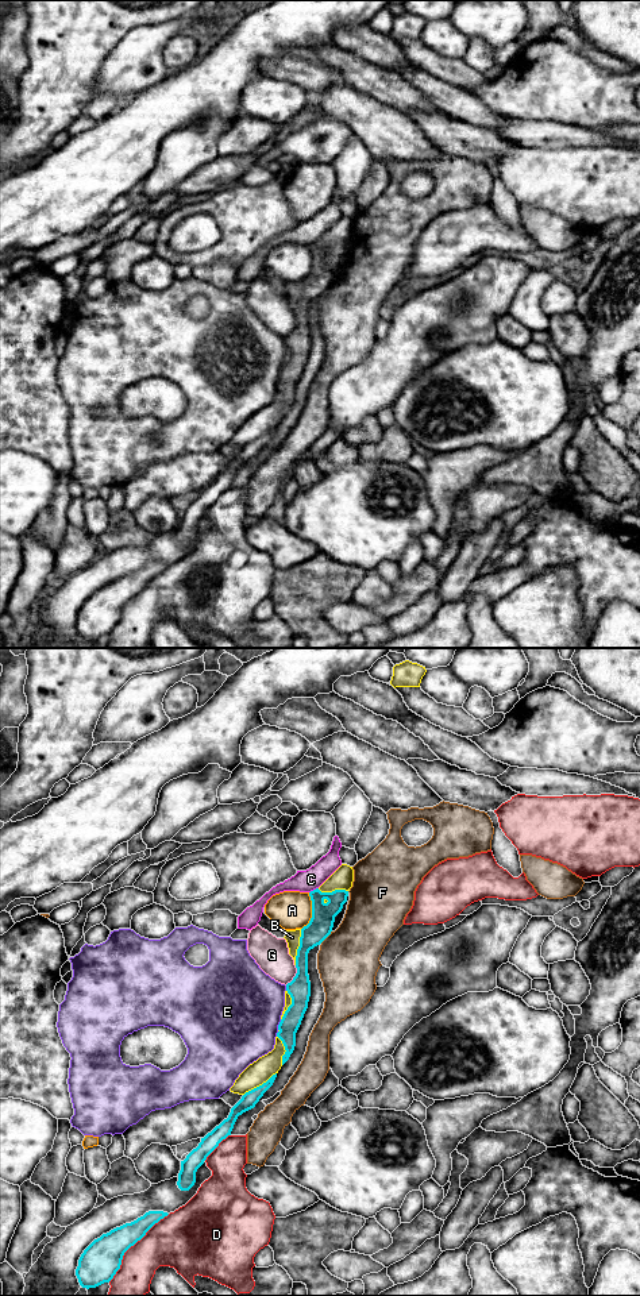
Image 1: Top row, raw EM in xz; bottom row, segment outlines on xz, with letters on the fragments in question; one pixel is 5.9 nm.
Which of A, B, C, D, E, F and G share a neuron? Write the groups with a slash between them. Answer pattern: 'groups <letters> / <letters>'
groups A / B / C / D / E / F / G

